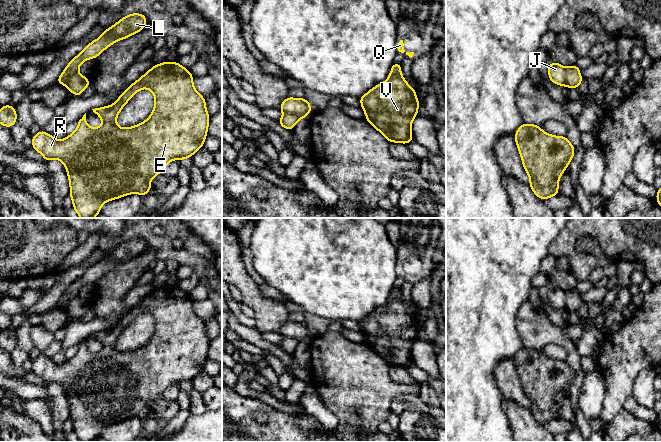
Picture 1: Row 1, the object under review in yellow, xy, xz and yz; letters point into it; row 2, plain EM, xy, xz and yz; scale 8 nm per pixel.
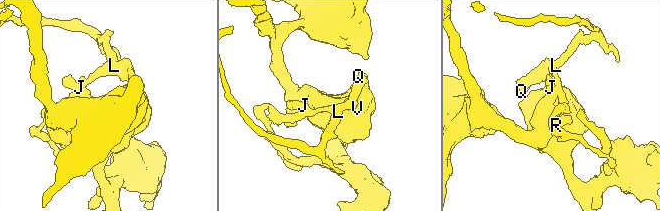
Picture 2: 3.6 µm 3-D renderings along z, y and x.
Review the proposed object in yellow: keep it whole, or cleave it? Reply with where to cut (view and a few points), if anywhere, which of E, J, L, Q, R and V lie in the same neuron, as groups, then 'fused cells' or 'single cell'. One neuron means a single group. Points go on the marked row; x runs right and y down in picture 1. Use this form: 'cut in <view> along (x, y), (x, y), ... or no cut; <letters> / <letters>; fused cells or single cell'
cut in yz along (564, 68), (567, 85); E J R V / L Q; fused cells

